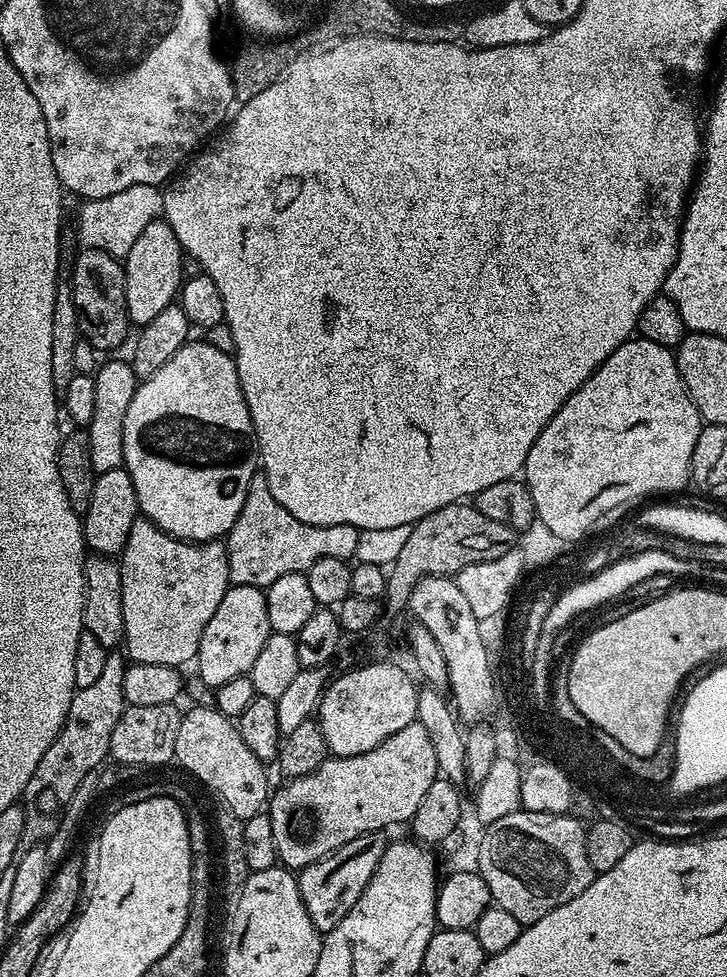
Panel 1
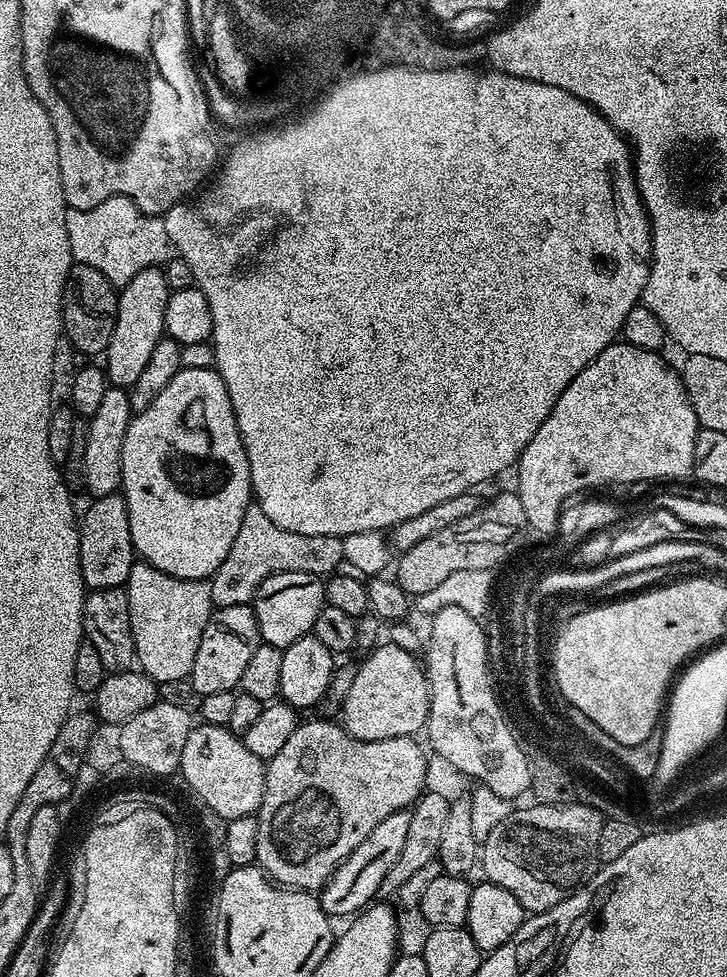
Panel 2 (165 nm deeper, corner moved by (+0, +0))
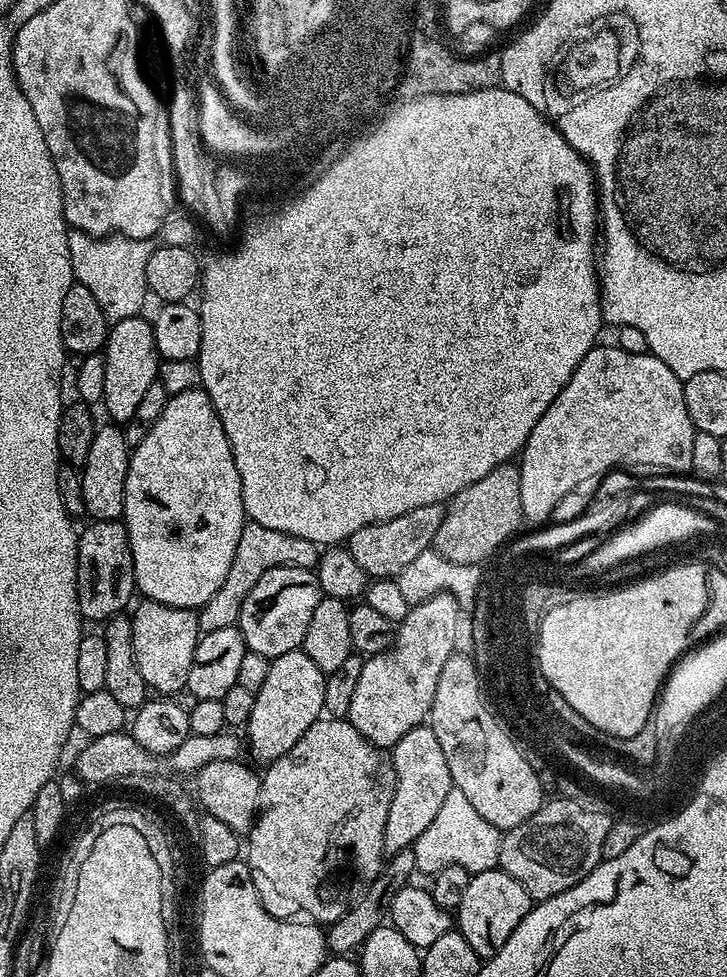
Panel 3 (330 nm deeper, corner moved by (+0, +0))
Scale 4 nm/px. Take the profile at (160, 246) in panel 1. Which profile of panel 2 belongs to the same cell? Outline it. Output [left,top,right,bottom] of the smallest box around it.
[106,266,170,386]

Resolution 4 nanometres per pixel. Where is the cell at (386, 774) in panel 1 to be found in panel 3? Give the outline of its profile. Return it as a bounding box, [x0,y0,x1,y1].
[246,718,396,925]

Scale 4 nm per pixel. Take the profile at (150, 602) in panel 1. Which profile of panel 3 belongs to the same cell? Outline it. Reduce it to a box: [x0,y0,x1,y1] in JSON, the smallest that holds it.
[130,599,202,693]

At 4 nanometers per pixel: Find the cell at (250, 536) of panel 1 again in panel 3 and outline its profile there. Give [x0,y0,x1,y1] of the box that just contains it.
[198,520,321,633]

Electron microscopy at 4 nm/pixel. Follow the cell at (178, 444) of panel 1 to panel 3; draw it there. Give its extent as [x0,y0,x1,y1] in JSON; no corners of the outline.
[122,387,246,610]

